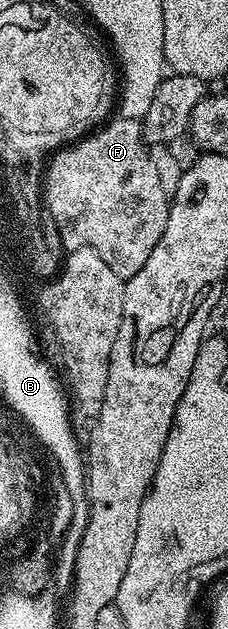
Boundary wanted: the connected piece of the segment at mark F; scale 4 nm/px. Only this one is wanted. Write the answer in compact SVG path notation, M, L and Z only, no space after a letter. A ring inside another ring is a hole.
M120 116L114 120L108 120L90 135L60 148L46 162L42 196L45 198L46 212L51 212L51 221L63 240L64 250L90 247L101 255L101 259L105 259L105 263L109 263L109 267L113 267L117 276L126 279L137 275L137 271L145 267L145 259L149 259L161 235L165 235L165 223L169 219L169 195L161 187L157 167L153 167L149 146L143 139L142 124Z

